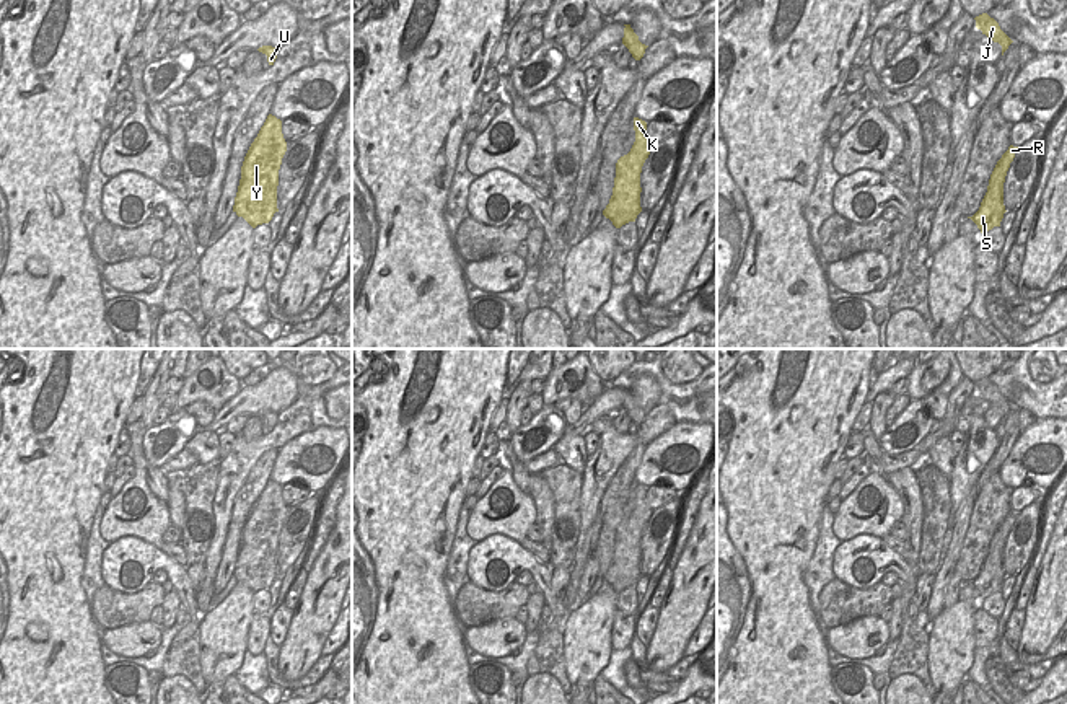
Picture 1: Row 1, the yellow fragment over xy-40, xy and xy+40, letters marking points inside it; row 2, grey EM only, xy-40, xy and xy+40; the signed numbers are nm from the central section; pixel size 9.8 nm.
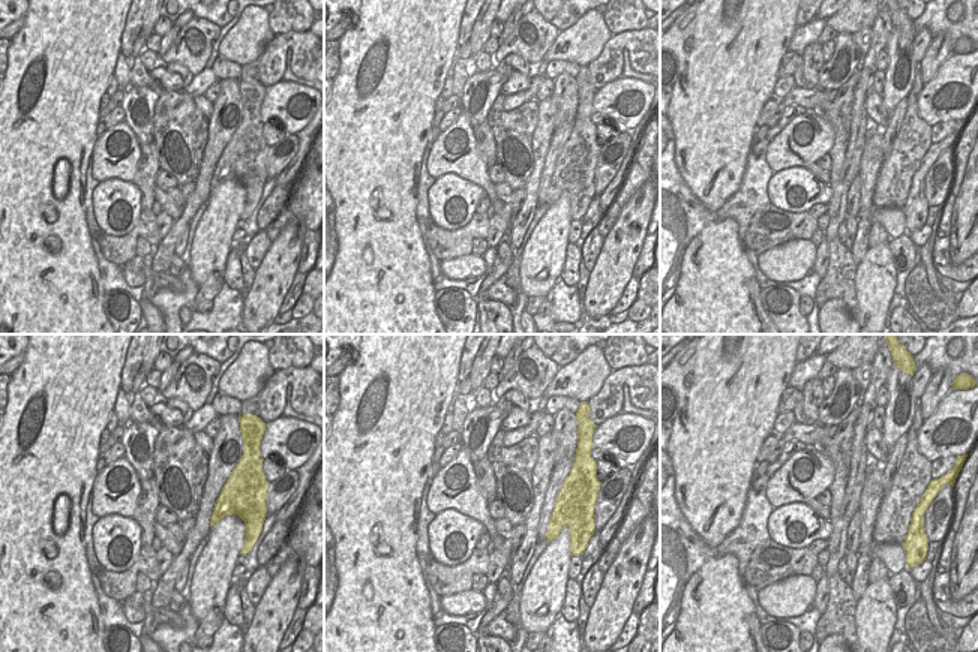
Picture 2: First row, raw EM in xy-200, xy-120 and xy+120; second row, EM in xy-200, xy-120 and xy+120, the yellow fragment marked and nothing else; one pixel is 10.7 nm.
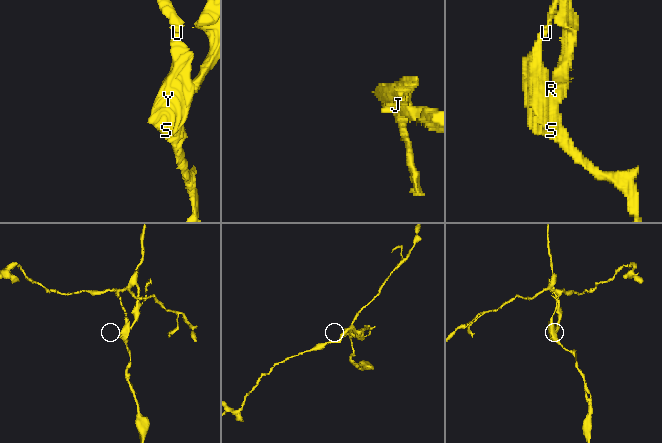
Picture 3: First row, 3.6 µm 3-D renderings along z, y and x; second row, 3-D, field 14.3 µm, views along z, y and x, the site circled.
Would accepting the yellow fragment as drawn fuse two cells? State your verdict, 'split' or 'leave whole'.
split

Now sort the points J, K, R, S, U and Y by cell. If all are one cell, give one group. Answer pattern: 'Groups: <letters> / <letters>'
Groups: J K U Y / R S.

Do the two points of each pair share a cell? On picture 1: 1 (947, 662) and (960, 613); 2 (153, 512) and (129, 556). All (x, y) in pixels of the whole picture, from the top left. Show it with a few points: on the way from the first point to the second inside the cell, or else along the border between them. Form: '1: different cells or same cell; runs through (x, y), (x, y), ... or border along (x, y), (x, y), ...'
1: same cell; runs through (950, 651), (955, 624)
2: different cells; border along (111, 541), (121, 536), (139, 536), (160, 550)

